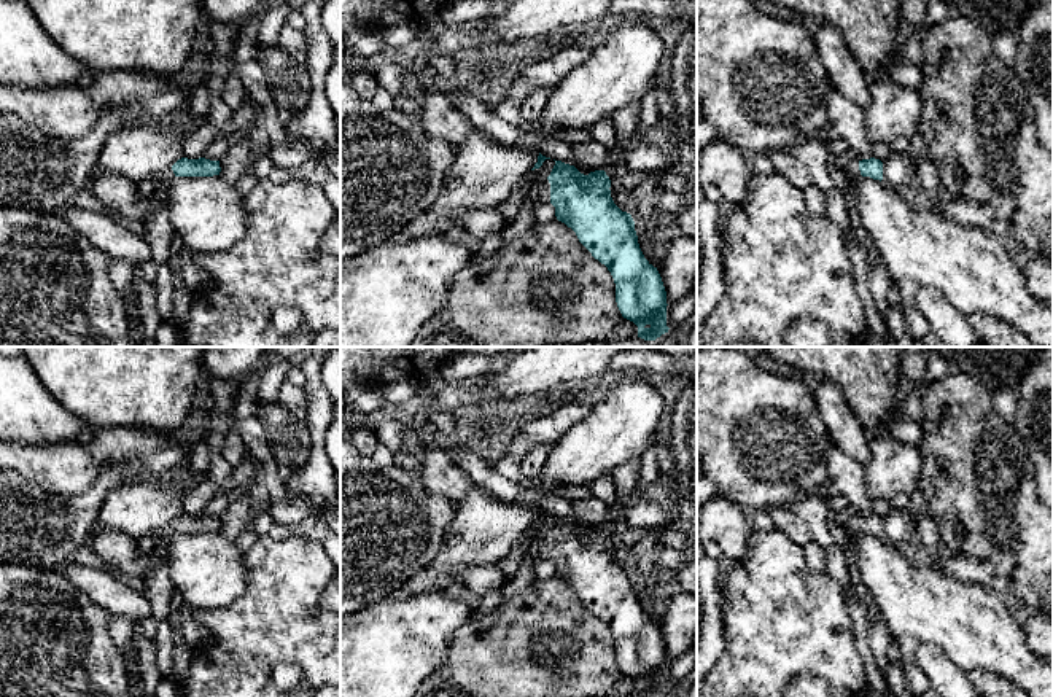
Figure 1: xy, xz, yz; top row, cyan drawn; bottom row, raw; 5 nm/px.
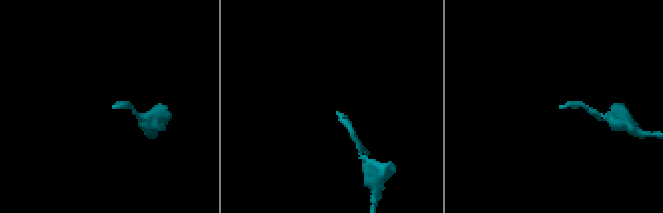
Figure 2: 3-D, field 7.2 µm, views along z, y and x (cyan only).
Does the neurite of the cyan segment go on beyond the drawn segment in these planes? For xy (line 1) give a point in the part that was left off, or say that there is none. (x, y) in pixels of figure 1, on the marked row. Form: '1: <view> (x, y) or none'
1: xy (156, 198)

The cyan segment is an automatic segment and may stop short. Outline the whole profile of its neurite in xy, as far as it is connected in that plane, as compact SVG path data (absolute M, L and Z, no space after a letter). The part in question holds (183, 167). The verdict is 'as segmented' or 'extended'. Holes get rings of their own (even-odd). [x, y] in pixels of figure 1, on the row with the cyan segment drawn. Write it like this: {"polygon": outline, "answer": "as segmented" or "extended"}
{"polygon": "M181 158L172 167L167 167L154 173L153 177L137 183L137 188L142 193L142 196L148 199L153 208L157 208L161 205L165 205L169 181L173 177L213 177L220 175L220 172L220 161L210 161L205 158Z", "answer": "extended"}

